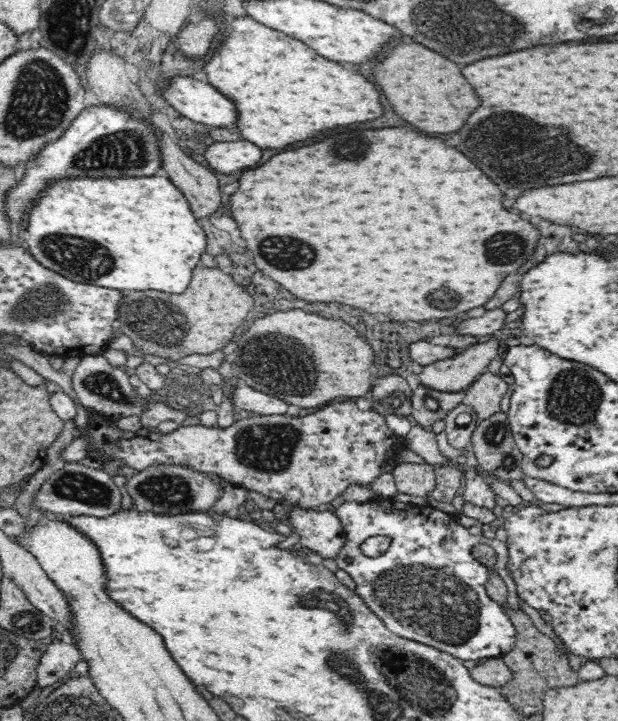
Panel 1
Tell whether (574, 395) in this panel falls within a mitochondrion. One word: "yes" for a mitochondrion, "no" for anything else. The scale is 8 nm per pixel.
yes

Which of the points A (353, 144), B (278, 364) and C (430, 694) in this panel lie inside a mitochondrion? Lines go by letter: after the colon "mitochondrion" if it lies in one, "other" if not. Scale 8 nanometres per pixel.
A: mitochondrion
B: mitochondrion
C: mitochondrion

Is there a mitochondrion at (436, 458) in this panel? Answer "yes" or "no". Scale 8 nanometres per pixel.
no

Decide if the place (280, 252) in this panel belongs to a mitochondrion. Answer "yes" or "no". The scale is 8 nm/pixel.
yes

